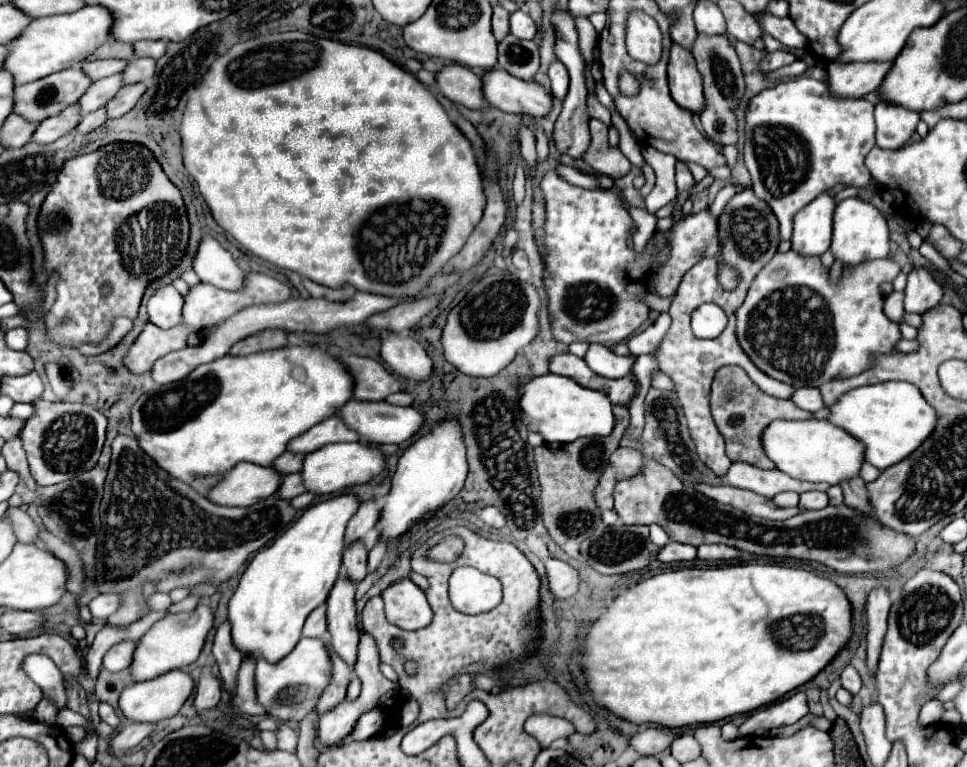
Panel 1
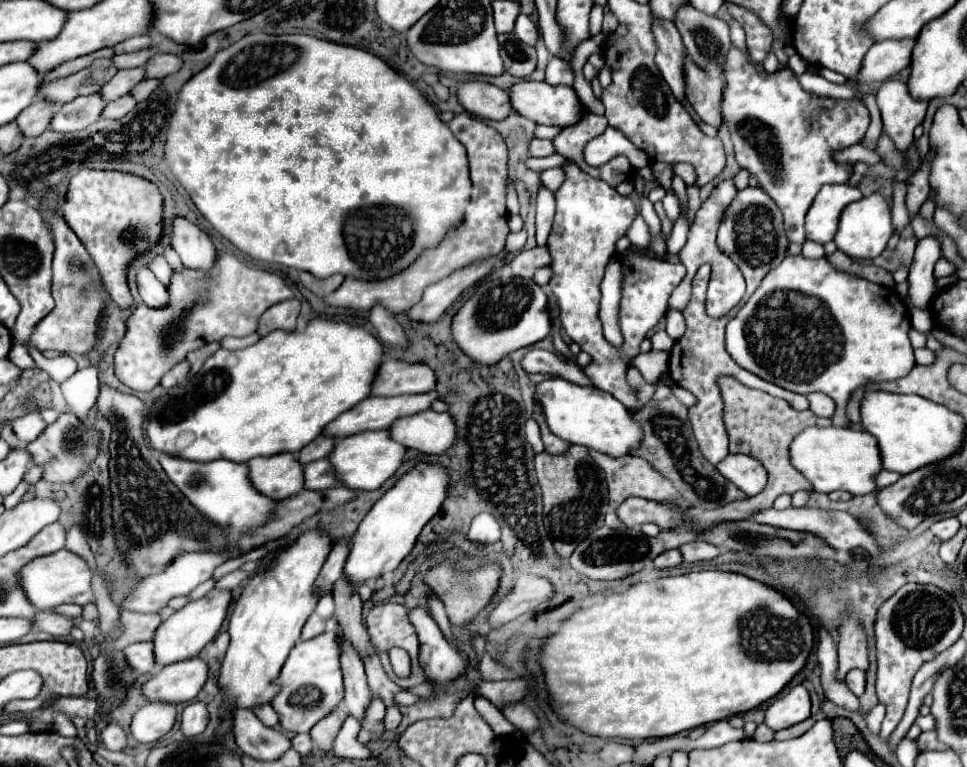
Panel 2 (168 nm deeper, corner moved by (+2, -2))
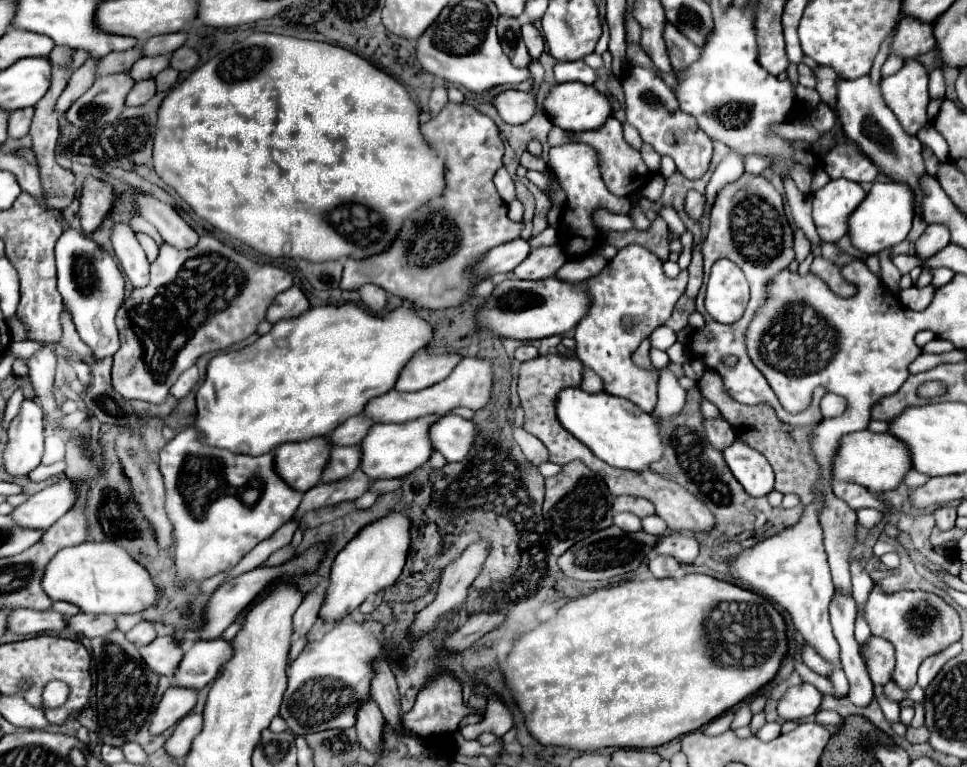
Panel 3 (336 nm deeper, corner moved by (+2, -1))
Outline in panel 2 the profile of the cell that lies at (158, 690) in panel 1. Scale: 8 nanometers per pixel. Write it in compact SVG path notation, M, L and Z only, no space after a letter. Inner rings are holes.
M200 657L162 667L144 683L142 691L150 701L184 703L192 701L208 679L208 665Z

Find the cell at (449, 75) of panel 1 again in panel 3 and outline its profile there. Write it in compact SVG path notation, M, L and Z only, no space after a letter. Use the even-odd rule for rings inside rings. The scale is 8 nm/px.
M504 90L494 96L492 106L498 110L500 118L508 124L524 124L532 118L536 100L530 92L520 90Z

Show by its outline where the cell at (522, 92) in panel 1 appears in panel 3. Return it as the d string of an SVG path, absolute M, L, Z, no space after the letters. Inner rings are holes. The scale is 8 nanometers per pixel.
M568 82L556 84L544 98L544 110L562 130L594 130L610 116L610 104L594 86Z

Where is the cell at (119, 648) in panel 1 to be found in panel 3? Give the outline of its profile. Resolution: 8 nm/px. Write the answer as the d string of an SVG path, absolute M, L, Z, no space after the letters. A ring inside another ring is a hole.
M158 636L156 640L152 640L146 646L138 648L144 662L156 672L156 674L164 674L170 676L174 674L178 662L182 660L182 646L174 646L174 642L170 642L170 636Z

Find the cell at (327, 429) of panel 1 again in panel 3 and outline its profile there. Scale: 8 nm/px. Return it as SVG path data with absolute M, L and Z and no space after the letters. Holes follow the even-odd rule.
M462 358L462 362L452 370L452 374L446 380L442 380L440 384L434 384L430 388L424 388L420 392L410 392L410 394L390 390L382 396L372 398L364 408L364 416L370 418L374 424L386 424L386 422L402 424L402 422L410 422L410 420L416 420L416 418L422 418L422 416L432 416L432 414L444 416L456 406L480 410L490 400L490 388L492 388L490 360Z

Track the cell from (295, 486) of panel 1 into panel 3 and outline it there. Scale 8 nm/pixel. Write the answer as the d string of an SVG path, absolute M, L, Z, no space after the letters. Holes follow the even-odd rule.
M336 446L330 452L330 460L322 470L320 482L336 482L340 478L348 478L358 468L358 446Z

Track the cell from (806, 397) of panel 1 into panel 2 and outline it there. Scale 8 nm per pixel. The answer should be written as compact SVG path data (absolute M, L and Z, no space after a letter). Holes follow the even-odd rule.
M810 393L810 395L808 395L808 401L810 401L810 409L812 409L818 417L832 417L832 415L834 415L836 403L834 403L834 399L830 399L828 395L824 395L824 393Z

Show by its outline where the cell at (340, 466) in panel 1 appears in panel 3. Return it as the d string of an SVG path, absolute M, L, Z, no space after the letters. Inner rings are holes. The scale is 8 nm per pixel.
M418 418L414 422L404 424L374 424L366 438L358 444L362 450L360 456L360 468L370 480L382 480L382 478L402 478L410 474L410 470L416 470L418 466L426 464L426 460L432 454L432 446L428 440L428 428L430 422L438 418Z

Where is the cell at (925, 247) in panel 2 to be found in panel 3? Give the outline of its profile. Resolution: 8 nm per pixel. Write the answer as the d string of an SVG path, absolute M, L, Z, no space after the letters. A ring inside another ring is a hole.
M932 224L926 228L926 232L916 240L916 256L922 260L932 258L938 250L942 250L950 242L950 232L946 226Z

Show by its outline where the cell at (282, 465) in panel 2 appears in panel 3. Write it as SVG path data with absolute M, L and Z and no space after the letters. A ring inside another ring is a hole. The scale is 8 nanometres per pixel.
M326 438L310 442L290 442L274 450L274 472L294 490L306 492L318 484L320 472L328 462L330 446Z

